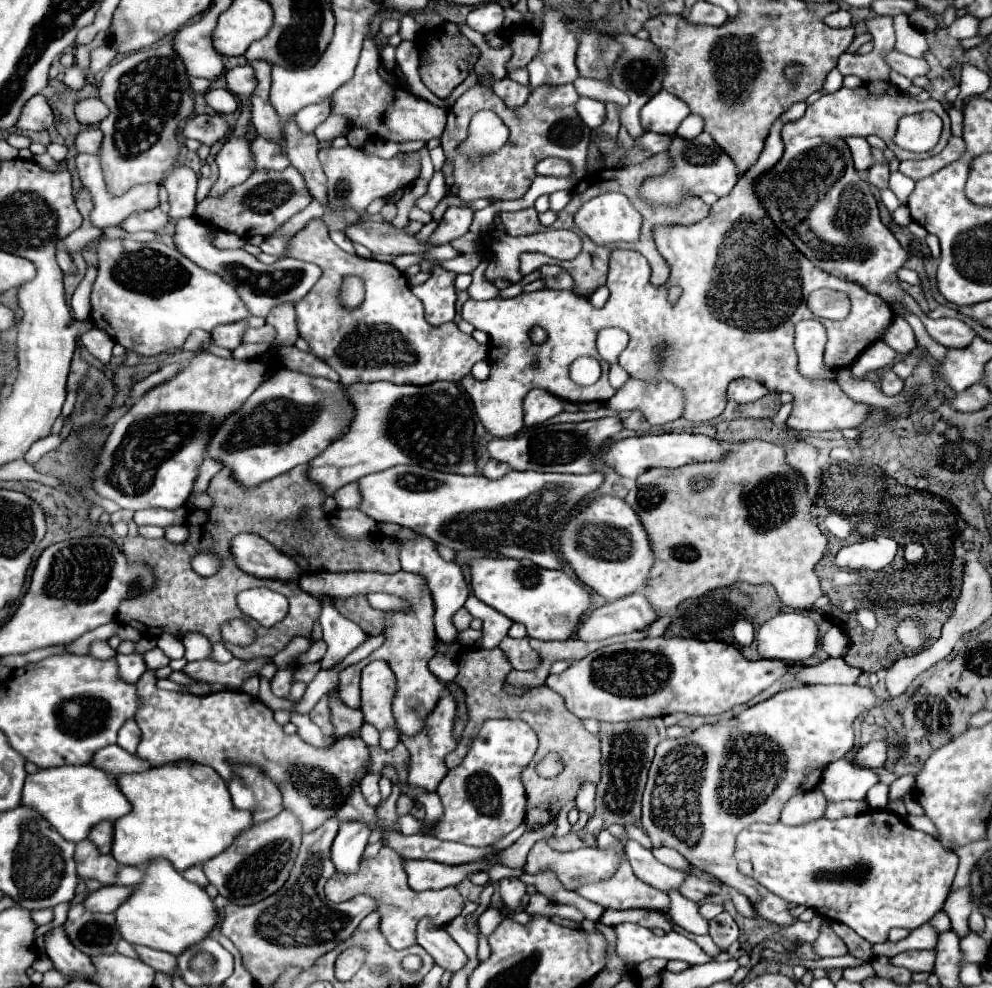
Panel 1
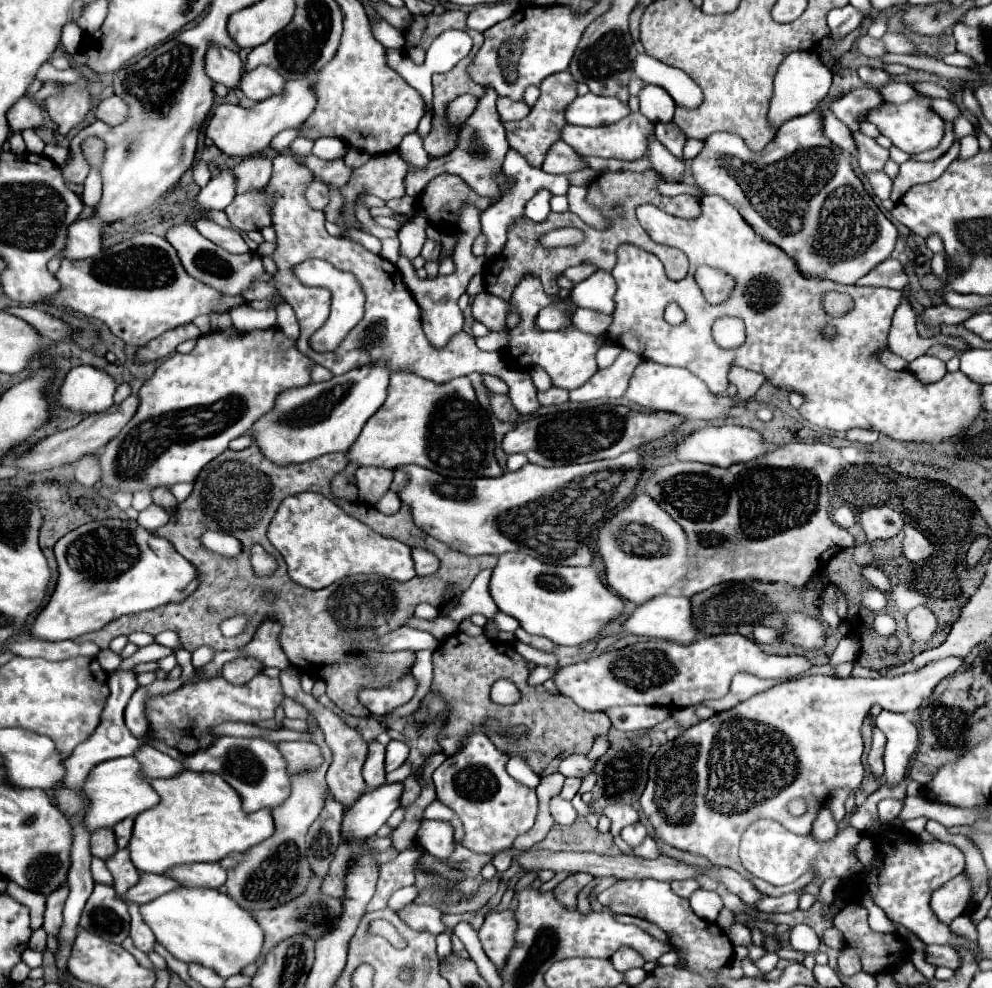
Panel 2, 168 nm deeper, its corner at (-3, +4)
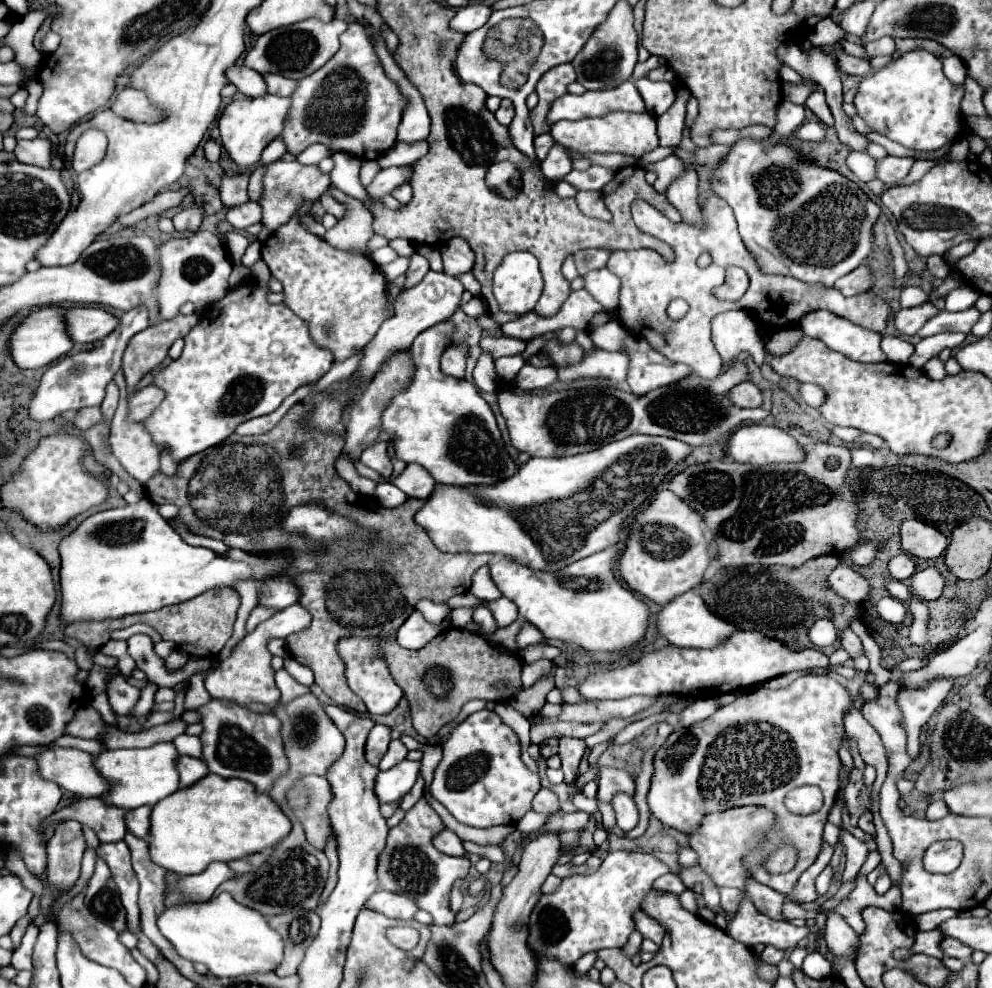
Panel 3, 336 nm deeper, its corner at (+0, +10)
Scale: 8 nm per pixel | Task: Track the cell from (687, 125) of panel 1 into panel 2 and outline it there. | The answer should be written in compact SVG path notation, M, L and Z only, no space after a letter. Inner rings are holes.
M688 137L686 139L686 145L684 145L684 157L686 159L694 159L700 153L702 147L704 147L704 141Z

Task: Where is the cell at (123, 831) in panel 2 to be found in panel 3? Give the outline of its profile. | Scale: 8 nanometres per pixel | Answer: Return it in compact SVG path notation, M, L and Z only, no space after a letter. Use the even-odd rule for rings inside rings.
M143 805L137 809L131 809L127 813L127 831L133 833L135 837L147 839L149 837L149 815L151 815L151 807Z

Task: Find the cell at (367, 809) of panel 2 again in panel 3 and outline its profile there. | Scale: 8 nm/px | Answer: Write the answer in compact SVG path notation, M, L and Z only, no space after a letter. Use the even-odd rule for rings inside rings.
M401 761L399 765L391 767L389 771L381 771L377 775L375 793L381 803L391 803L401 799L411 791L419 775L419 761Z

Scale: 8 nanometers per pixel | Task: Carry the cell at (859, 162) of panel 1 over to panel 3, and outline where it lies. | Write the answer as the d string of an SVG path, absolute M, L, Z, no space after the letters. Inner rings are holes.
M813 91L807 101L805 101L805 107L811 109L825 125L833 125L833 117L831 117L831 111L827 109L827 103L825 103L825 97L821 91Z

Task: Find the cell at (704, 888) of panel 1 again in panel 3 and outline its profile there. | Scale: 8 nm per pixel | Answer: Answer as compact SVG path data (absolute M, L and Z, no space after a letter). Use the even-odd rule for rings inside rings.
M667 873L663 877L659 877L653 885L655 891L661 891L661 893L673 893L673 895L681 895L687 887L681 883L681 879L673 873Z

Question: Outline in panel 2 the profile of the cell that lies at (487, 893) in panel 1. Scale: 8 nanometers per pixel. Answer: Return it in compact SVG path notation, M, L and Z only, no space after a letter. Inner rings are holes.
M512 911L486 915L478 931L478 937L482 941L486 955L492 959L492 963L498 969L502 969L510 949L514 947L514 931L516 931L516 921Z

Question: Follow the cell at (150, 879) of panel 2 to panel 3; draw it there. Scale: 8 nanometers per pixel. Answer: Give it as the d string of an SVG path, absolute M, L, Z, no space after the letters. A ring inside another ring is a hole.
M211 863L203 873L181 877L177 885L179 885L179 891L187 895L191 901L203 903L211 899L211 895L223 881L231 881L235 877L237 873L231 871L227 863Z

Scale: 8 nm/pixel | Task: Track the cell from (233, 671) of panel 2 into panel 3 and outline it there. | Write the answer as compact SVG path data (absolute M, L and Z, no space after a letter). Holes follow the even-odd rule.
M255 607L255 609L251 611L249 619L247 619L247 631L251 633L261 621L267 621L267 619L273 617L275 613L277 613L277 609L273 609L273 607Z

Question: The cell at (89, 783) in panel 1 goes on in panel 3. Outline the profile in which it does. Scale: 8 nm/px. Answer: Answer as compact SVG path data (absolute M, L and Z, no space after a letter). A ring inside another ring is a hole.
M155 743L147 749L105 749L97 759L95 767L99 773L111 781L111 791L103 795L105 803L123 807L123 809L135 809L141 805L155 805L157 801L165 799L167 795L175 793L179 789L179 773L177 773L177 759L179 753L173 743Z

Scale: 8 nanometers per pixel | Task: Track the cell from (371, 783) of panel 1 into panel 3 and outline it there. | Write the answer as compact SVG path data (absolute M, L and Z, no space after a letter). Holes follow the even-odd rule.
M375 725L375 727L369 731L367 745L365 745L367 761L373 763L373 765L379 765L381 757L385 755L385 751L387 751L387 747L389 747L389 741L391 741L391 729L389 729L387 725Z

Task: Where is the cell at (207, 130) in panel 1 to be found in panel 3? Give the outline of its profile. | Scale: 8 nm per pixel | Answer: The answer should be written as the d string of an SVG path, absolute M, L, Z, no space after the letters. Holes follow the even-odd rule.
M267 95L267 97L257 97L257 99L241 99L233 101L225 107L223 115L219 117L219 131L222 146L229 157L239 165L239 167L251 167L259 161L263 149L281 135L285 115L289 113L291 99L289 97L277 97L277 95Z

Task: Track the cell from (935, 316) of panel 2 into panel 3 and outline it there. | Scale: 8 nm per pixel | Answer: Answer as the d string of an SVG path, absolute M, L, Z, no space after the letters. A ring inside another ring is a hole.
M923 303L911 309L899 309L893 319L895 319L895 329L899 335L915 335L925 321L935 317L939 311L933 303Z

